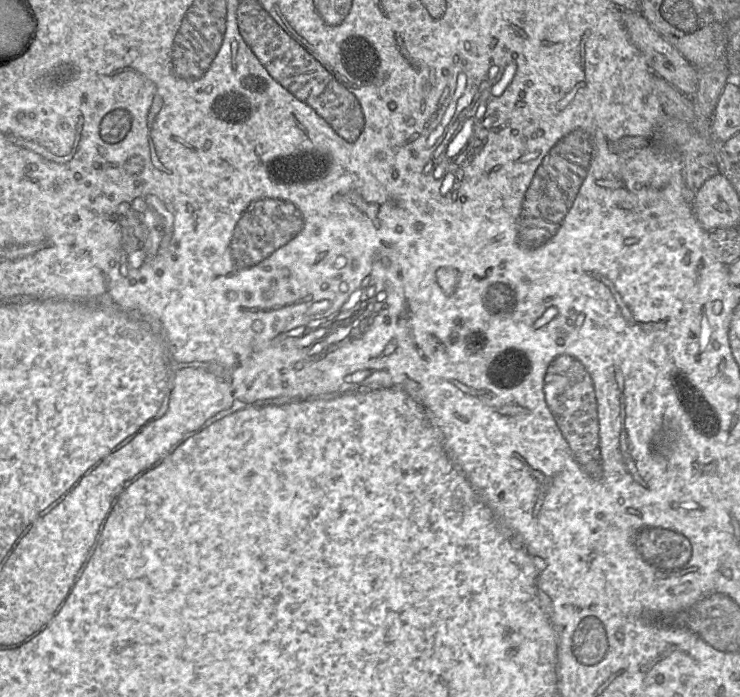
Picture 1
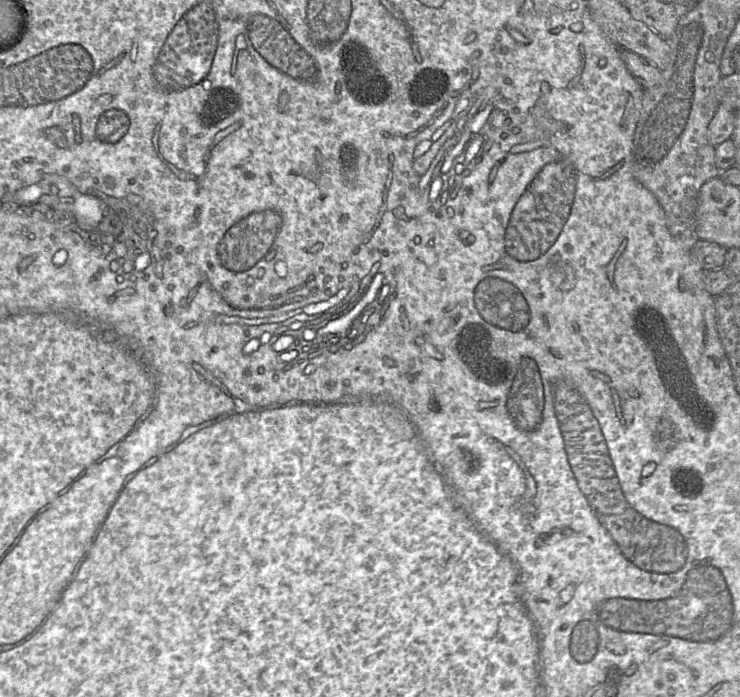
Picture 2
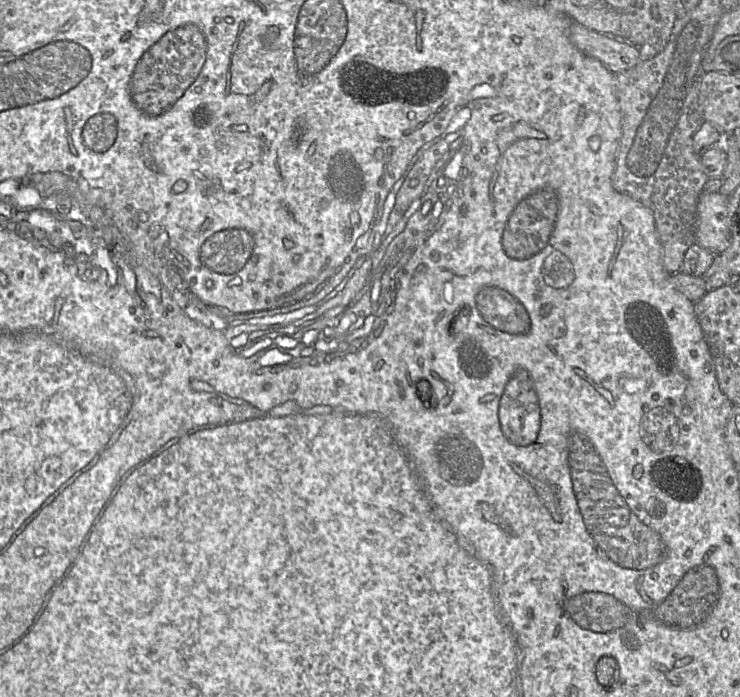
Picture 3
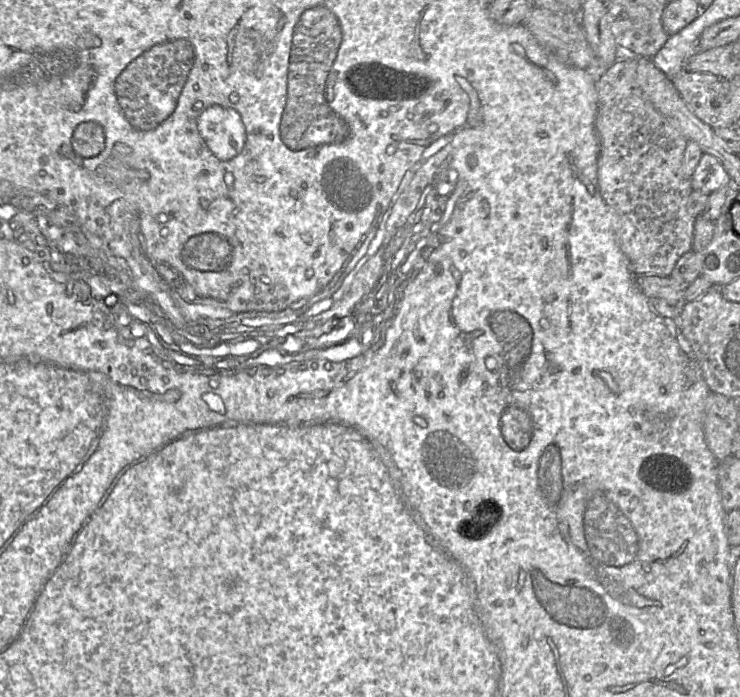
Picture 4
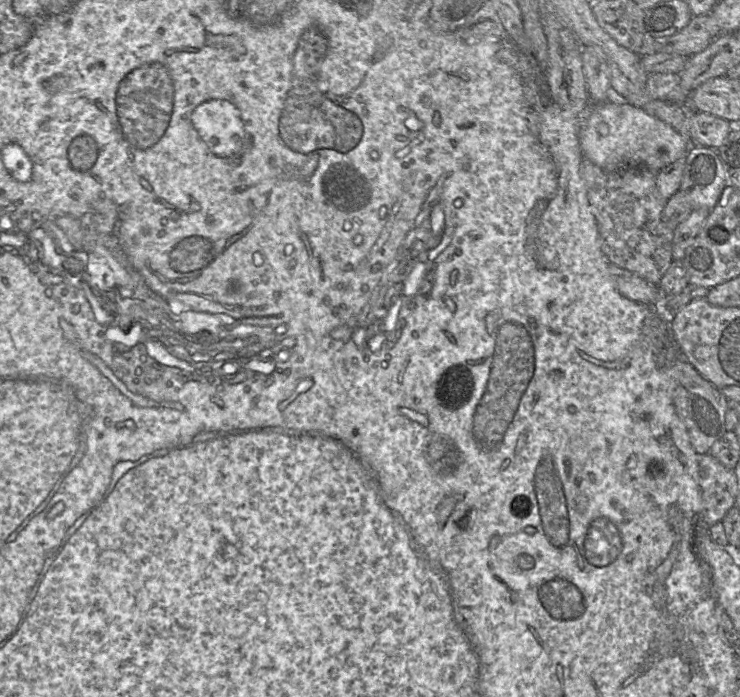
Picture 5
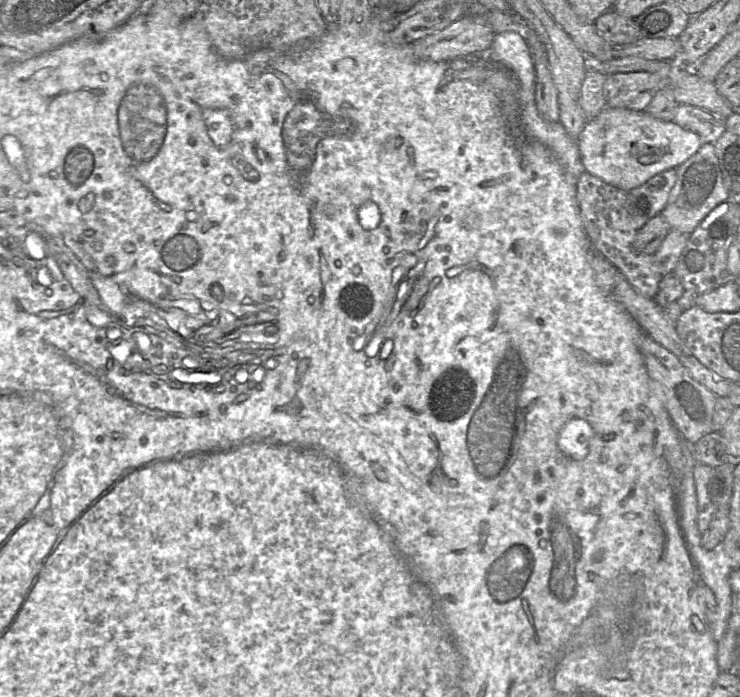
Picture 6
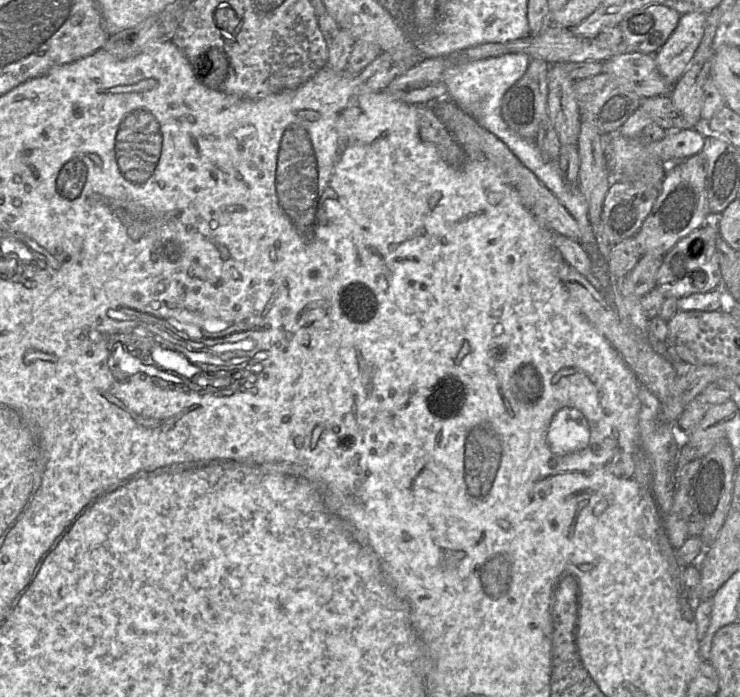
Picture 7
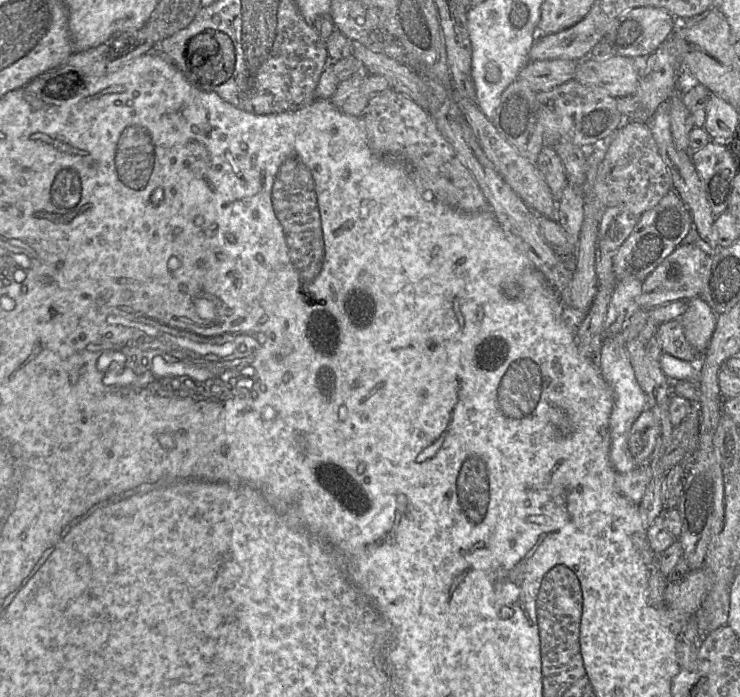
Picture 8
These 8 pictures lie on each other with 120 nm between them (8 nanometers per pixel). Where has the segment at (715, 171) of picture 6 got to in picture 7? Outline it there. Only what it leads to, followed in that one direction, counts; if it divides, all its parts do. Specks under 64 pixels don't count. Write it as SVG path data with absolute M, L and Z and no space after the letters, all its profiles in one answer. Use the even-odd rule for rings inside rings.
M701 153L669 164L662 190L642 226L635 234L640 251L665 255L681 238L702 226L710 210L706 191L706 168Z

